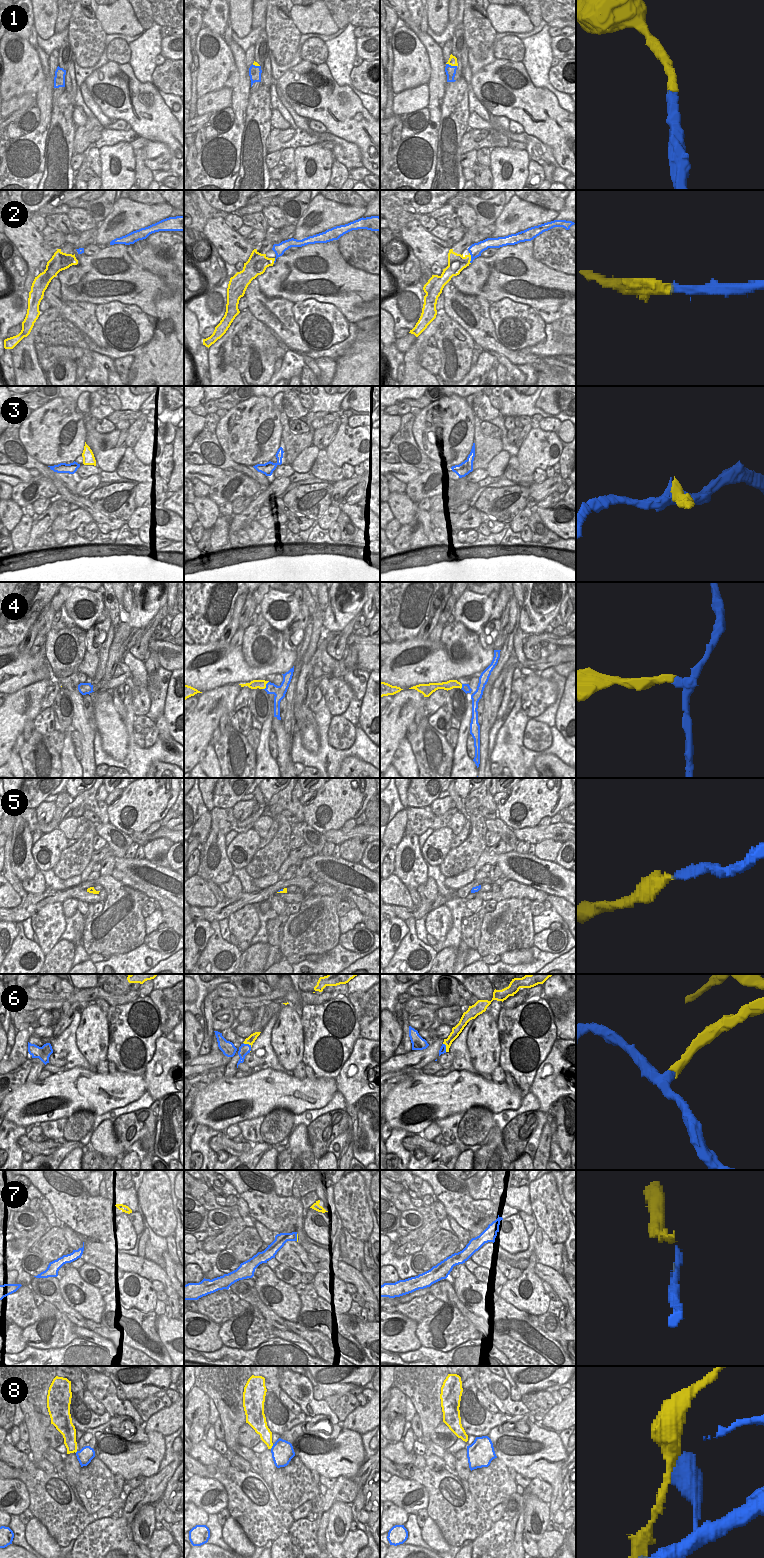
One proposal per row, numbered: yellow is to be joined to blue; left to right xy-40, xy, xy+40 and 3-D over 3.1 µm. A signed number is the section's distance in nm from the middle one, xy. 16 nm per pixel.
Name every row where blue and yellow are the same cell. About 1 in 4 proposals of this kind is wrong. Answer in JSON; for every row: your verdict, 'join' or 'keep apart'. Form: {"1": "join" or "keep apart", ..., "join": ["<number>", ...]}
{"1": "join", "2": "join", "3": "keep apart", "4": "keep apart", "5": "join", "6": "keep apart", "7": "join", "8": "keep apart", "join": ["1", "2", "5", "7"]}

